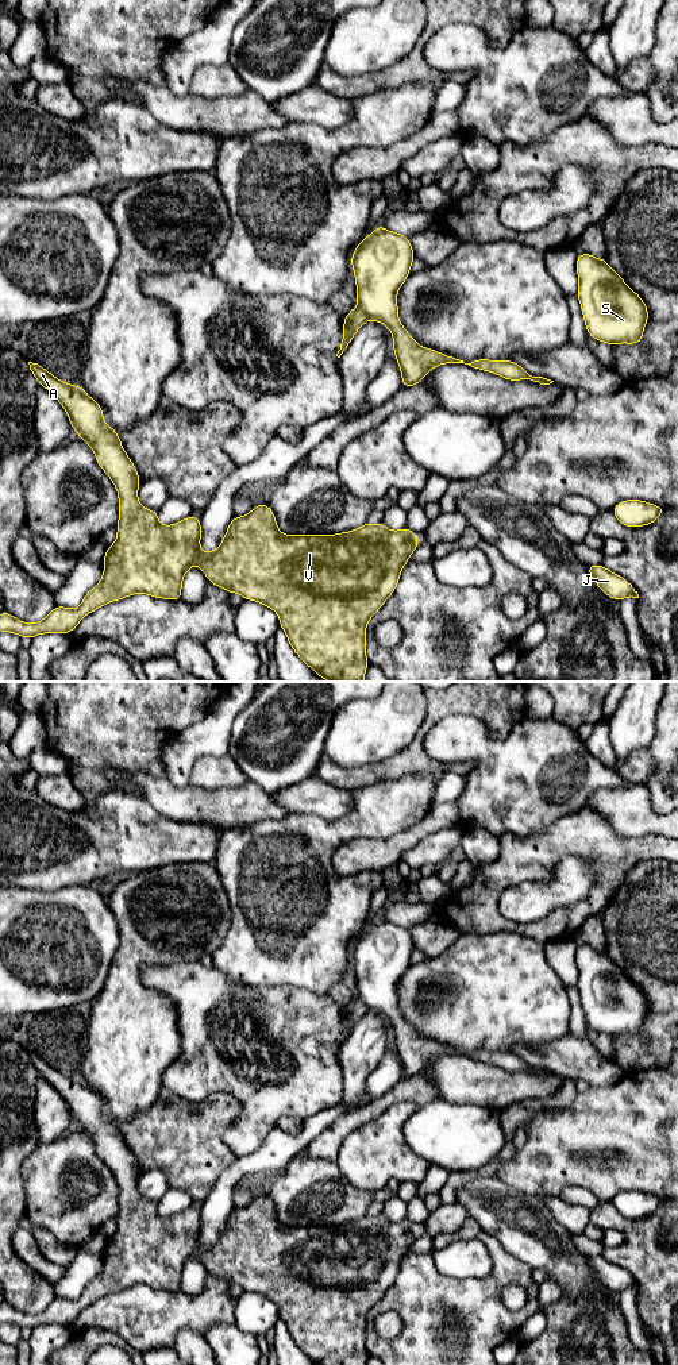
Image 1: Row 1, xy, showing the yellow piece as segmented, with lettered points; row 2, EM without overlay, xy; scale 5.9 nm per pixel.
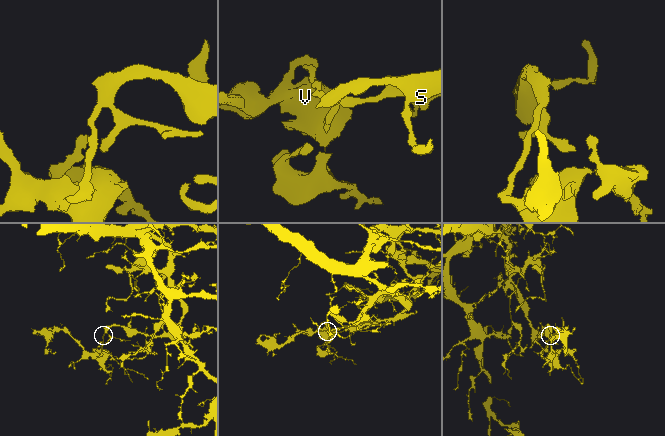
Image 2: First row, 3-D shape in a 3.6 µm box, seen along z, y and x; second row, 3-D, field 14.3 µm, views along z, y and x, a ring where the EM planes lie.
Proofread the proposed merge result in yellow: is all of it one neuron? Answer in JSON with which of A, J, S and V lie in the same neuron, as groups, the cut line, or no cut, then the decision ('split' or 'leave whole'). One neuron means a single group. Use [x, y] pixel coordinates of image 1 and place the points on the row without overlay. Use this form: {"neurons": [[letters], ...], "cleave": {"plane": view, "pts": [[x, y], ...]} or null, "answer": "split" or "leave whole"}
{"neurons": [["A", "V"], ["J", "S"]], "cleave": {"plane": "xy", "pts": [[358, 998], [369, 1010]]}, "answer": "split"}

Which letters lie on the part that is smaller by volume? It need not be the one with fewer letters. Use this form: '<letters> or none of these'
A, V

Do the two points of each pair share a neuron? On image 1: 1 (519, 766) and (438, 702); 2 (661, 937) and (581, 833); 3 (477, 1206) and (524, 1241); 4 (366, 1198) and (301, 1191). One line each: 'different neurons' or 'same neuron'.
1: different neurons
2: different neurons
3: same neuron
4: same neuron

